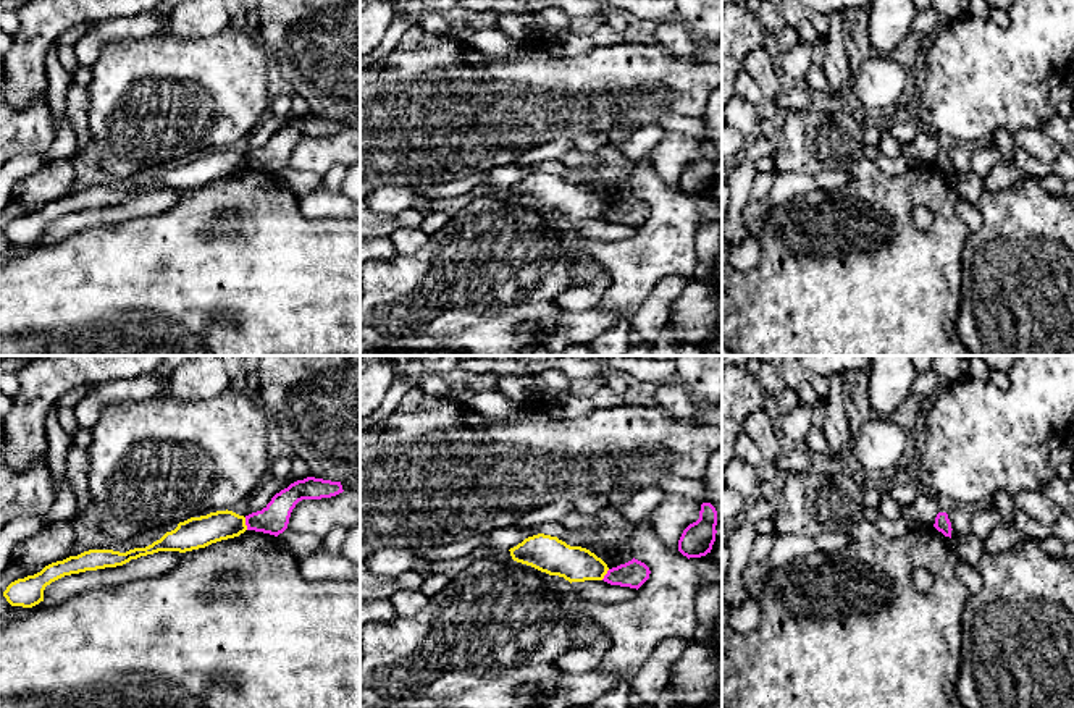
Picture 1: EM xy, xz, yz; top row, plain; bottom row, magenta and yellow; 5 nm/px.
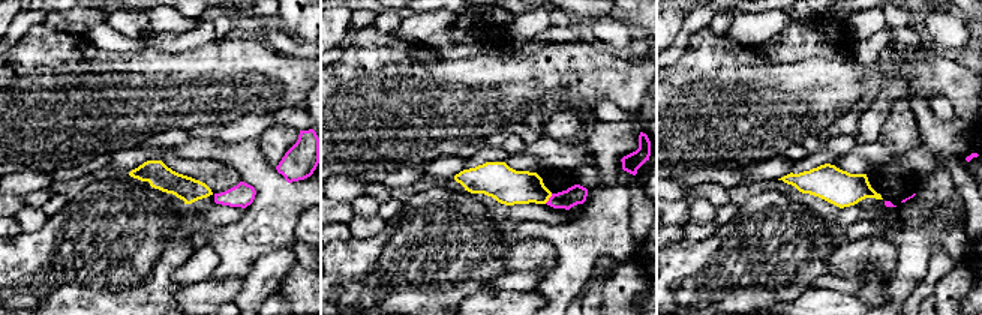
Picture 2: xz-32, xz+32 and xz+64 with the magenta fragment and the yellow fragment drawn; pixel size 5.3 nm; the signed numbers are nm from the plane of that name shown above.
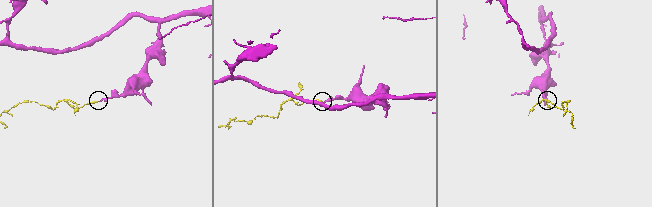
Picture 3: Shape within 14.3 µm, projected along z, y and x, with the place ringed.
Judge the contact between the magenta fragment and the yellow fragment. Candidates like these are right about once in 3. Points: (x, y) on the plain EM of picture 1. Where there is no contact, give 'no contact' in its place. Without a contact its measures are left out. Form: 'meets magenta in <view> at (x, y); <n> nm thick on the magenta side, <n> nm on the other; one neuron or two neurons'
meets magenta in xy at (246, 162); 150 nm thick on the magenta side, 160 nm on the other; two neurons

